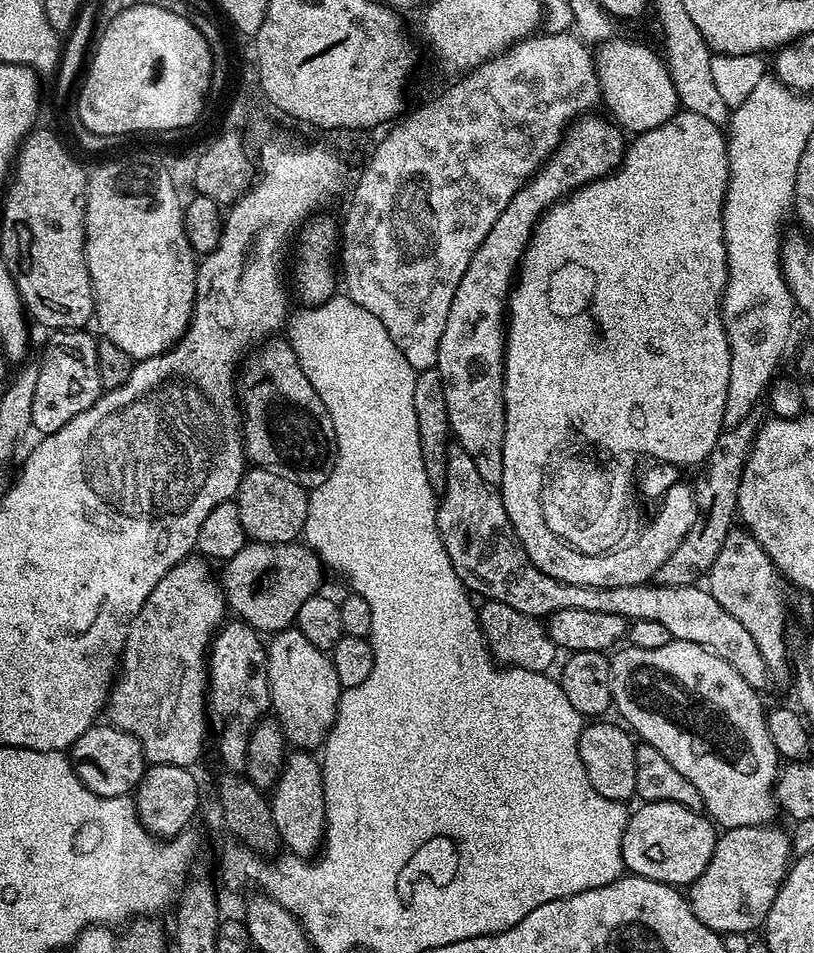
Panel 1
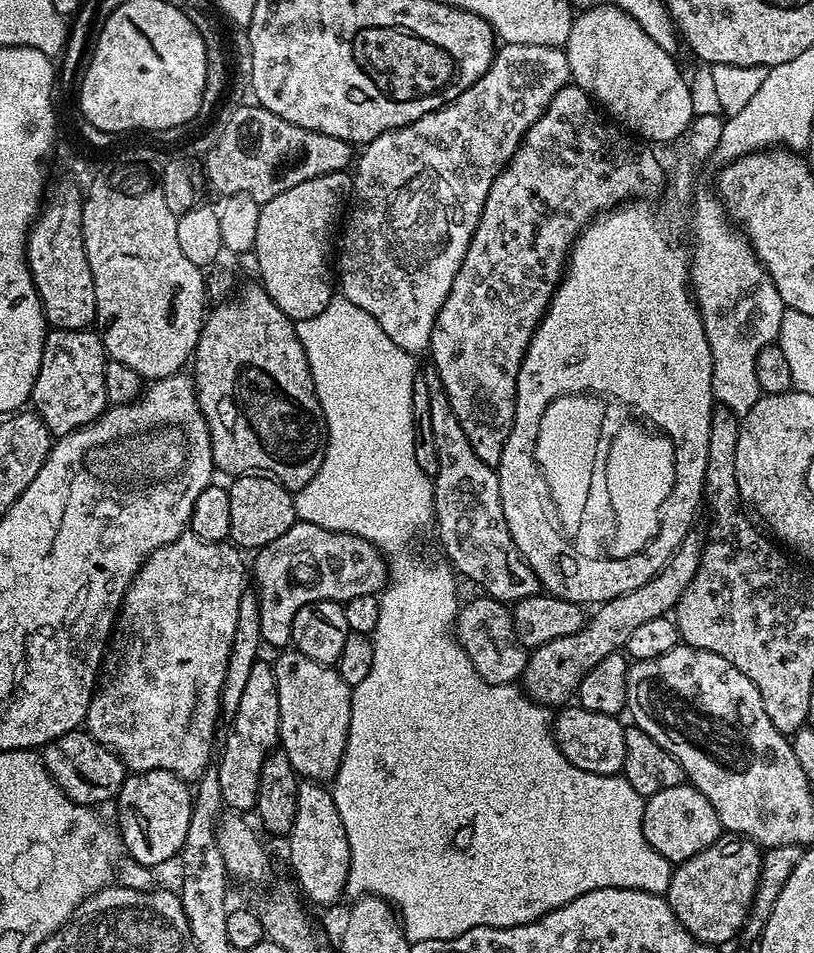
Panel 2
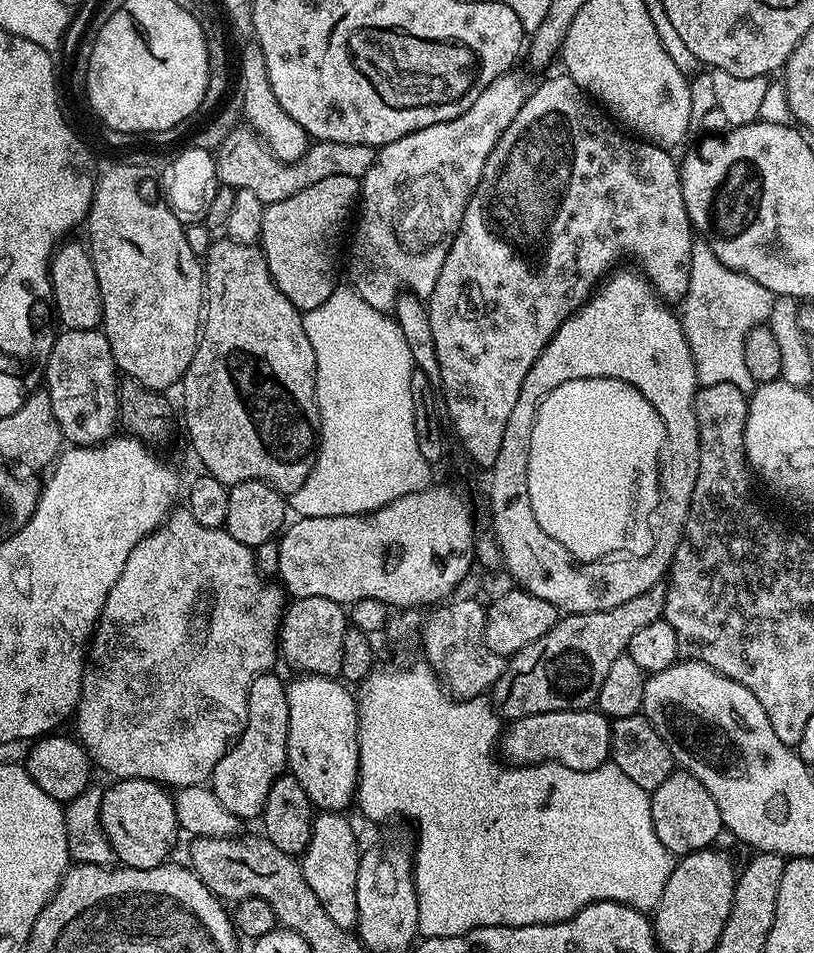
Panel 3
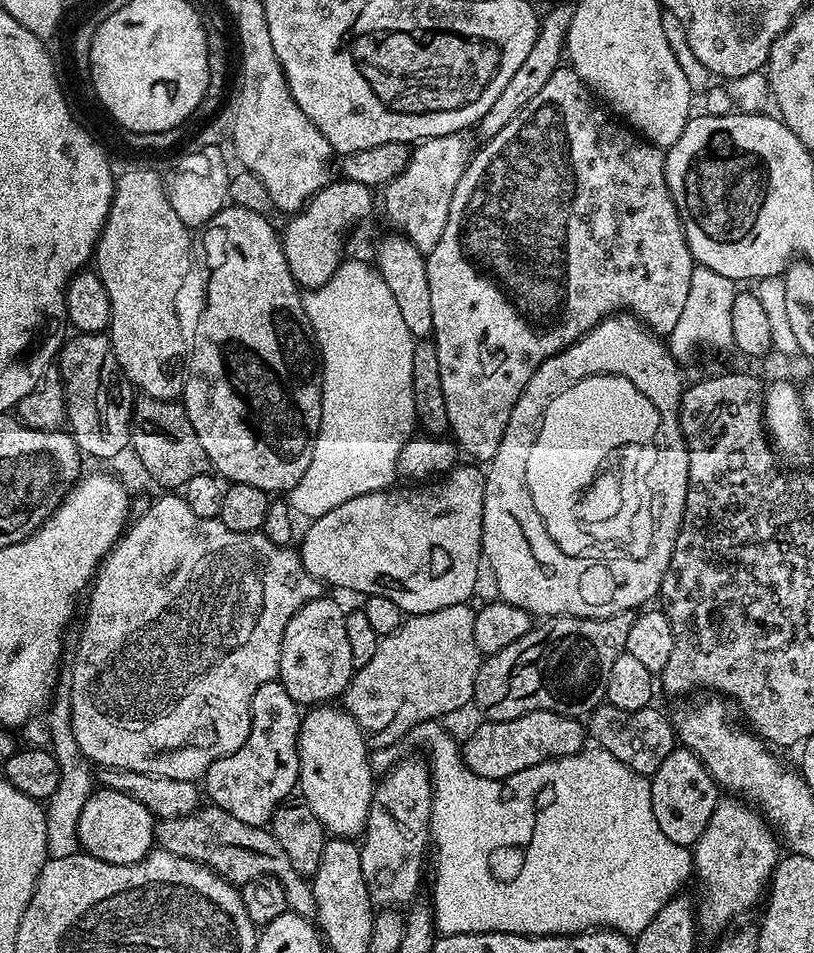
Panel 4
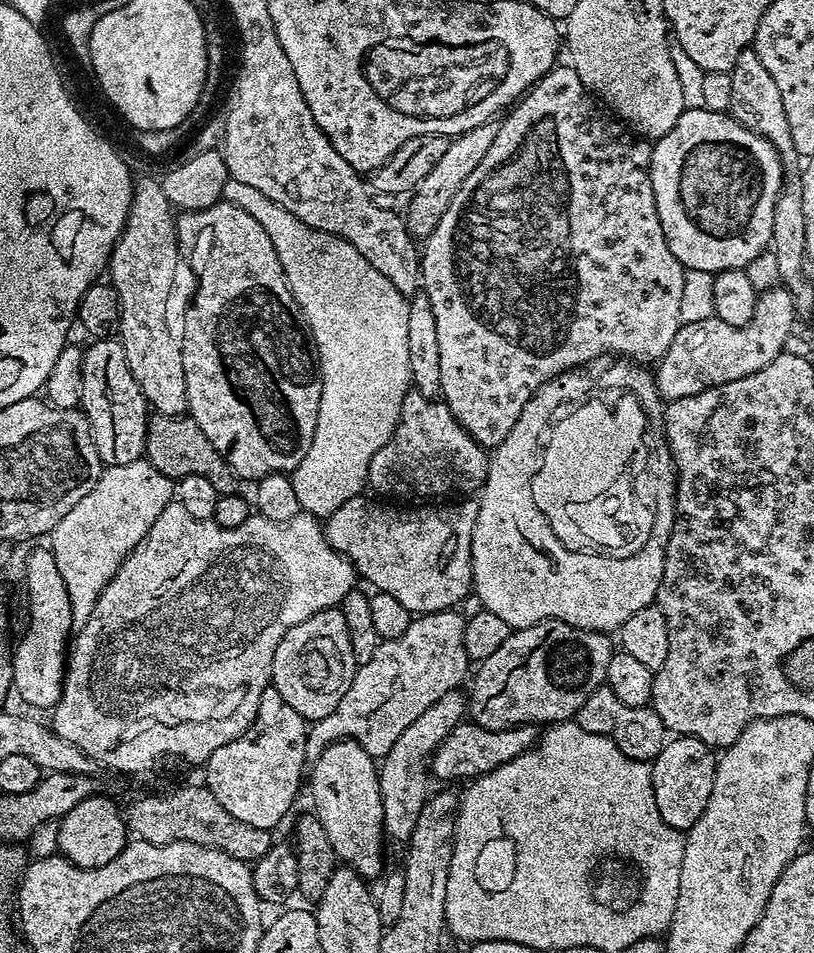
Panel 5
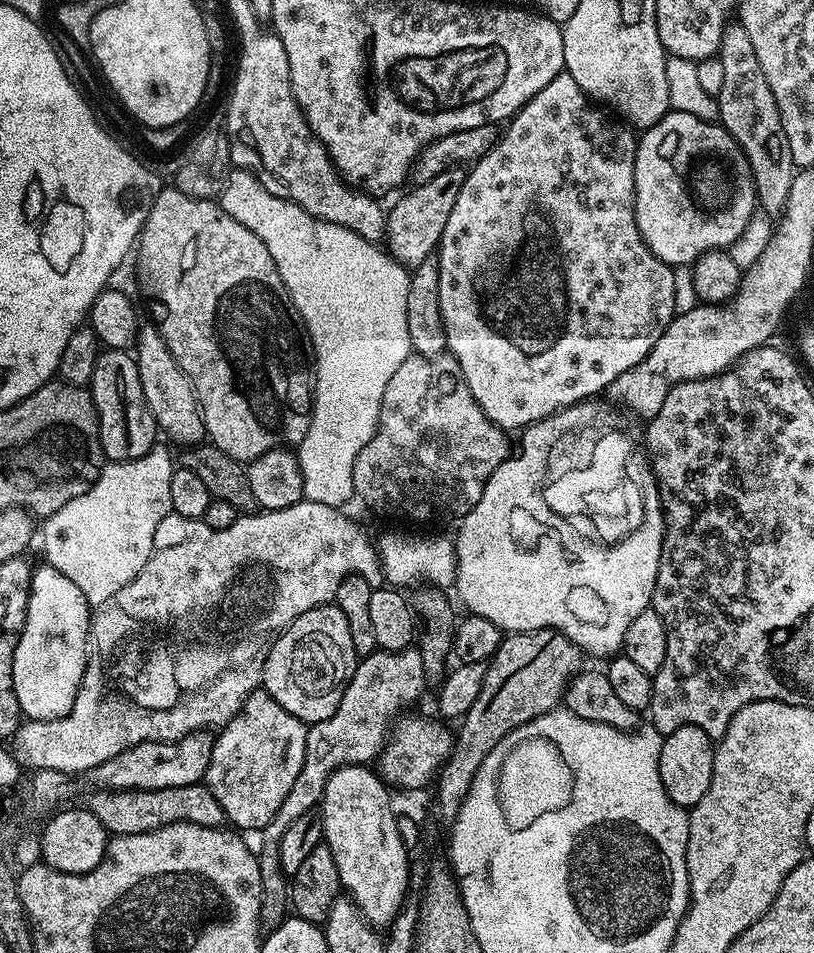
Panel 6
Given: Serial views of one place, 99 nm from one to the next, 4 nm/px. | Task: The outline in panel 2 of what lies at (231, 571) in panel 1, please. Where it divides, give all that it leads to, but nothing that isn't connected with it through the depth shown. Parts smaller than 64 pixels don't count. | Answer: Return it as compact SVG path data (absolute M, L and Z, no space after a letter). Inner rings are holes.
M305 520L290 526L282 538L274 538L255 556L250 576L256 579L254 599L260 607L262 641L275 650L287 649L292 644L294 614L302 606L319 600L343 602L358 598L358 594L375 596L384 591L390 580L388 565L379 548L360 536L331 532Z

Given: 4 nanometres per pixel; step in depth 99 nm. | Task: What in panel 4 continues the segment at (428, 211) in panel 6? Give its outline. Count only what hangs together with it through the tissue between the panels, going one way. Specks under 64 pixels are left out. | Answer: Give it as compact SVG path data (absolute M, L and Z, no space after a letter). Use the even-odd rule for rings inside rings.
M571 3L556 4L548 13L540 16L538 38L534 42L529 56L523 60L522 66L518 66L514 78L510 78L510 82L506 82L506 90L502 90L502 94L498 94L494 106L490 106L490 110L486 110L486 114L480 119L478 131L481 132L481 137L487 138L498 134L498 130L502 130L502 126L506 126L506 122L510 122L510 118L514 118L514 114L518 114L518 110L522 110L522 106L526 106L526 102L530 102L530 98L534 98L534 94L538 94L538 90L542 90L542 86L546 86L546 82L550 82L550 74L554 74L557 68L561 67L566 56L572 9Z

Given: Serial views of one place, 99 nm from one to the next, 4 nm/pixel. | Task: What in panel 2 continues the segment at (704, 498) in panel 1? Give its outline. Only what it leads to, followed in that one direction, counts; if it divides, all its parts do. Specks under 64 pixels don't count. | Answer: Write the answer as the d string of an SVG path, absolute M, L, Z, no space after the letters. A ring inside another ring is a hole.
M693 530L674 550L674 554L660 567L660 572L650 582L638 586L638 590L630 590L630 594L607 600L599 605L596 612L587 617L586 623L578 634L570 634L566 638L554 638L554 642L546 642L538 648L531 649L528 664L524 668L522 687L537 705L556 704L564 706L577 695L580 683L593 668L599 668L608 655L623 649L626 638L630 638L634 626L642 626L650 618L658 618L671 613L676 604L686 594L686 586L694 582L694 574L698 574L700 559L704 553L705 537Z

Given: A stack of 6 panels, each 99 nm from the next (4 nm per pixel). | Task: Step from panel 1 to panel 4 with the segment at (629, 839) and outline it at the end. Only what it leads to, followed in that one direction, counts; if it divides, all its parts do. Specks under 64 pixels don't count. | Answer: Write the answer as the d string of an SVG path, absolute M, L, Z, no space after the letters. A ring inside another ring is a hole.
M673 747L672 753L658 766L658 770L650 777L652 781L652 805L654 818L658 818L658 827L670 842L678 842L678 846L691 849L698 842L702 830L710 822L718 803L718 785L716 779L702 766L702 762L689 748Z

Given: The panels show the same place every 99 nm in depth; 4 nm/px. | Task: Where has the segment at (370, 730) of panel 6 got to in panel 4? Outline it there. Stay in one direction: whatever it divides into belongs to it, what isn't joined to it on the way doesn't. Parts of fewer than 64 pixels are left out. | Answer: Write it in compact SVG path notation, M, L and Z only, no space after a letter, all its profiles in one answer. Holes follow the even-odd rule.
M468 602L446 606L430 614L408 616L400 628L394 630L394 634L381 639L378 650L374 650L374 658L370 658L366 666L355 669L352 683L343 694L342 704L362 726L376 728L376 733L370 736L373 745L388 746L384 744L402 739L407 732L409 735L416 725L439 721L444 718L440 716L448 716L473 703L474 686L482 663L480 651L474 642L475 617L476 608Z

